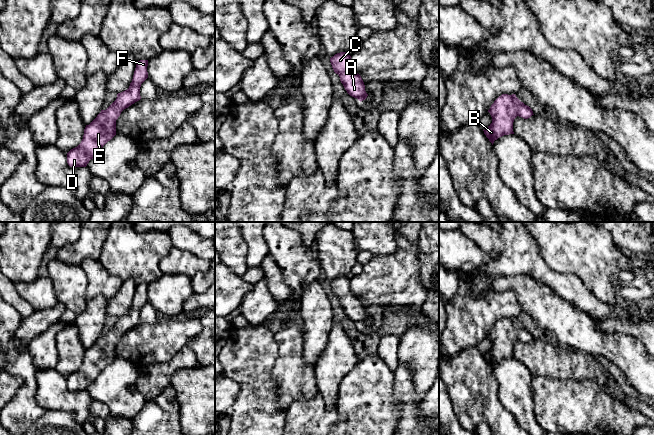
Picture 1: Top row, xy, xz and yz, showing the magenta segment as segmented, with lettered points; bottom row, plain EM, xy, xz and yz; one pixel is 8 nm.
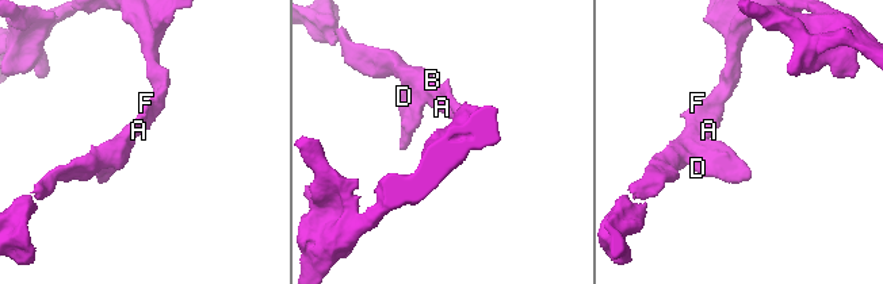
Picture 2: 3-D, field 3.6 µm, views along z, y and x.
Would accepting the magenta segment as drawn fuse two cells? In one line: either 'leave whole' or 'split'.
leave whole

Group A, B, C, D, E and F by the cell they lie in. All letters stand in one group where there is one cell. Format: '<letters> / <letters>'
A B C D E F

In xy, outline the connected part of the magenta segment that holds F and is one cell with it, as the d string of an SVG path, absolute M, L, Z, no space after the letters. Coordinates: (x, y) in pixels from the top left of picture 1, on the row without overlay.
M148 284L137 285L132 306L127 314L118 317L116 324L84 353L81 367L67 377L70 391L86 391L97 376L116 359L116 344L121 336L141 323L141 308L148 302Z

